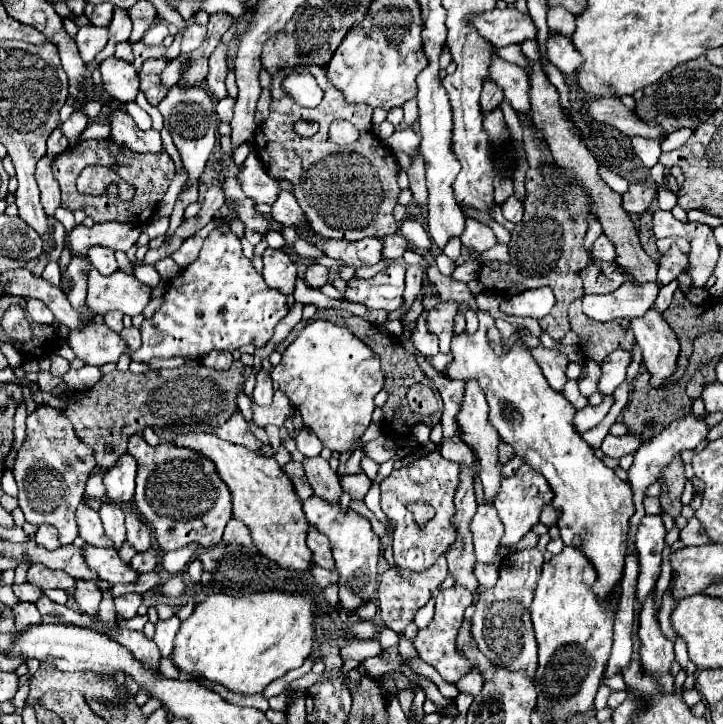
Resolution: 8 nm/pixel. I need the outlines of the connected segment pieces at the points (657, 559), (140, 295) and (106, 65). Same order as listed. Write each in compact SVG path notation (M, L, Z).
M644 516L640 520L638 534L636 534L636 548L640 554L640 566L642 566L638 576L638 592L636 592L640 606L644 604L644 600L648 600L648 594L652 592L660 576L664 536L666 536L666 530L660 516Z
M92 268L88 276L88 308L96 314L118 310L122 314L136 316L150 300L150 288L120 270L110 276L102 276Z
M106 58L100 64L102 90L116 100L132 102L138 94L138 74L136 68L120 58Z

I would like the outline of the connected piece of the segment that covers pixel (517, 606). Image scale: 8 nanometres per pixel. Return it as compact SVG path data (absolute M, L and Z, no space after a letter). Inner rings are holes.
M520 550L510 554L500 564L496 586L478 594L476 612L472 616L472 636L478 650L490 658L492 664L508 668L510 672L524 672L528 678L534 678L538 664L538 644L532 630L530 606L542 564L544 558L538 550Z

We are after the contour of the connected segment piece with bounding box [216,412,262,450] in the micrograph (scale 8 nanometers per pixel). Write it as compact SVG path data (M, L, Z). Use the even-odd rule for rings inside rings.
M234 412L232 416L230 416L230 420L224 424L224 426L220 426L218 428L218 438L222 438L222 440L228 440L228 442L232 442L232 444L242 444L242 446L246 446L246 448L250 448L250 450L256 450L262 442L260 440L256 440L254 436L252 436L252 432L246 428L246 420L242 418L242 414L240 412Z

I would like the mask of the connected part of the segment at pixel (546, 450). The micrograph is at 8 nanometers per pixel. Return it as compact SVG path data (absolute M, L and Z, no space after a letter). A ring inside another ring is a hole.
M476 310L476 316L480 322L478 330L474 334L464 330L452 340L454 364L450 366L448 376L454 380L476 380L480 388L484 388L490 404L490 424L500 432L500 438L526 460L526 464L548 480L554 492L552 504L562 510L558 528L564 544L582 548L598 572L598 580L592 590L600 598L608 598L622 578L624 558L628 554L628 520L634 514L632 488L594 456L594 450L574 428L576 408L564 398L564 394L554 392L548 386L540 366L530 356L530 348L524 344L528 328L516 326L516 342L508 354L498 356L486 334L496 320L484 310Z

